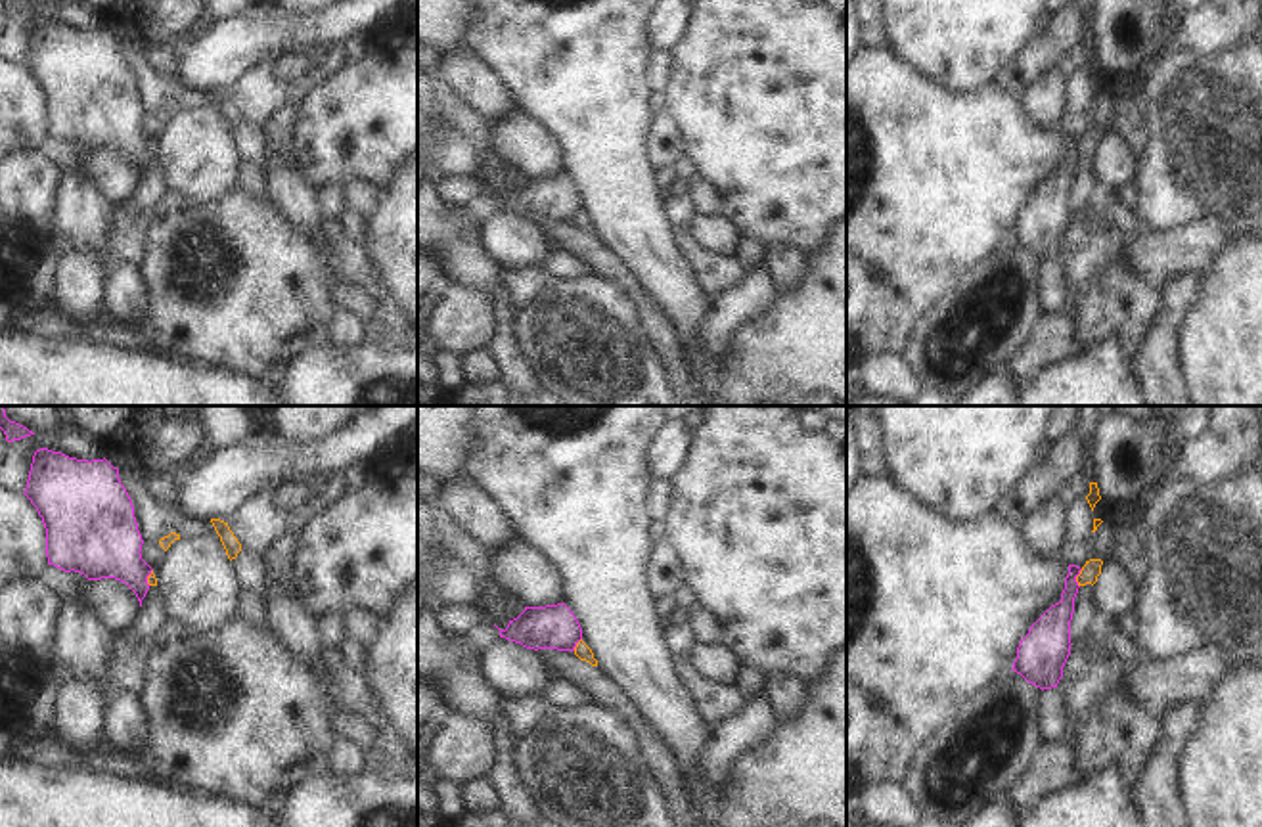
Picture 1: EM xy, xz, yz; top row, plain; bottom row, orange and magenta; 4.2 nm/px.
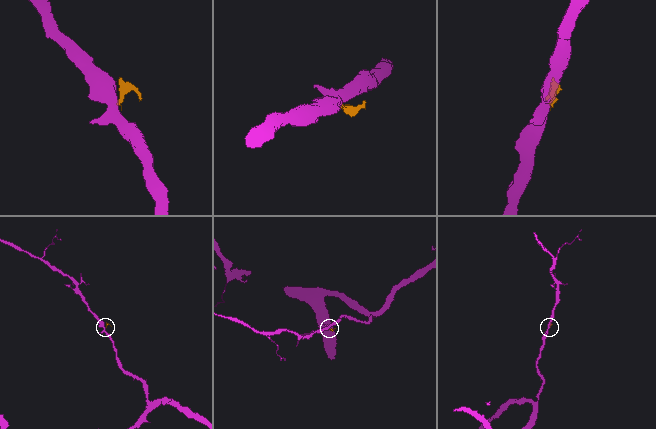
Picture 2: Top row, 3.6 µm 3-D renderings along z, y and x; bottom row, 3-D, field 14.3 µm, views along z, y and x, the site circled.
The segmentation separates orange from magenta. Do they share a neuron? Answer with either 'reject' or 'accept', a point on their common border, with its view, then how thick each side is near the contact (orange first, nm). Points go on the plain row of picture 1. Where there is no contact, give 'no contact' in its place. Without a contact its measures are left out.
reject; meets orange in yz at (1077, 150); 80 nm thick on the orange side, 160 nm on the other

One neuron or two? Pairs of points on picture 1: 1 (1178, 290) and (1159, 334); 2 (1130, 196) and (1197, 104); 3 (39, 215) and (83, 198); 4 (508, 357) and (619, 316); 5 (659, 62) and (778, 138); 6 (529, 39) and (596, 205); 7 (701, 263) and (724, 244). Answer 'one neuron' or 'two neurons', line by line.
1: one neuron
2: two neurons
3: two neurons
4: two neurons
5: two neurons
6: one neuron
7: two neurons

